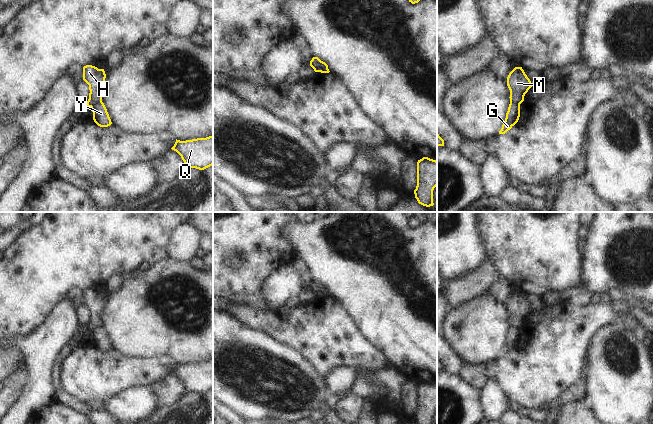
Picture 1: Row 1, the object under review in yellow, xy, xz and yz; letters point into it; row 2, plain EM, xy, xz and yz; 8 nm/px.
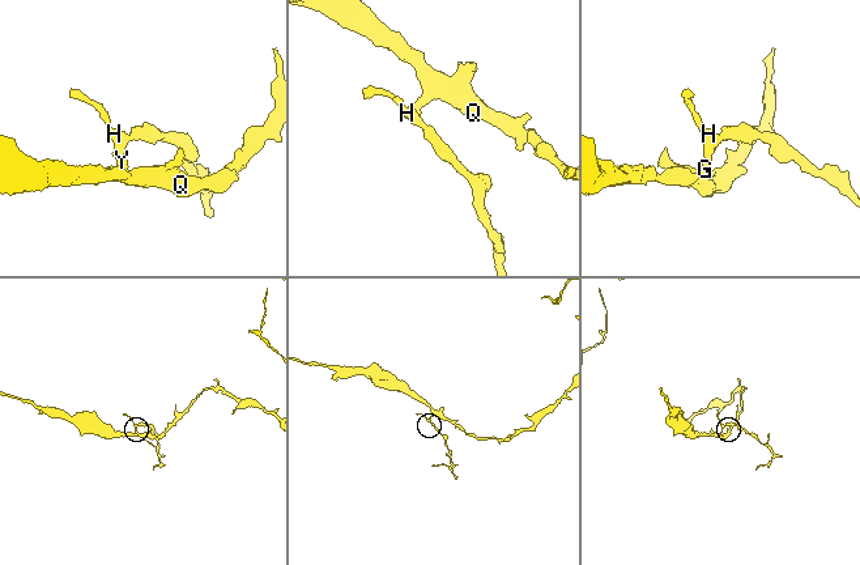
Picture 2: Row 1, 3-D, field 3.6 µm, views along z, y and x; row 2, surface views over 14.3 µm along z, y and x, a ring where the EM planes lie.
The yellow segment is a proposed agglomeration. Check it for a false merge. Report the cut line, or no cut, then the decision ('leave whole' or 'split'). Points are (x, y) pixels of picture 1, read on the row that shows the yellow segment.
xy (101, 101), (91, 107) | split

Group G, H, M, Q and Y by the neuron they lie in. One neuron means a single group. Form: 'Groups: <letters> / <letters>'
Groups: G Q Y / H M

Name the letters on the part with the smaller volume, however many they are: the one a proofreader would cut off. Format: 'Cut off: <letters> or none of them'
Cut off: H, M

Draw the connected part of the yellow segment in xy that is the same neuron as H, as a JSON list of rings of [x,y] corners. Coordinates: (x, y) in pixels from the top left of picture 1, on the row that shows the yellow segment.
[[[92,65],[83,67],[83,80],[89,85],[89,99],[86,102],[88,107],[102,102],[102,88],[105,82],[106,74],[104,69],[98,69]]]

